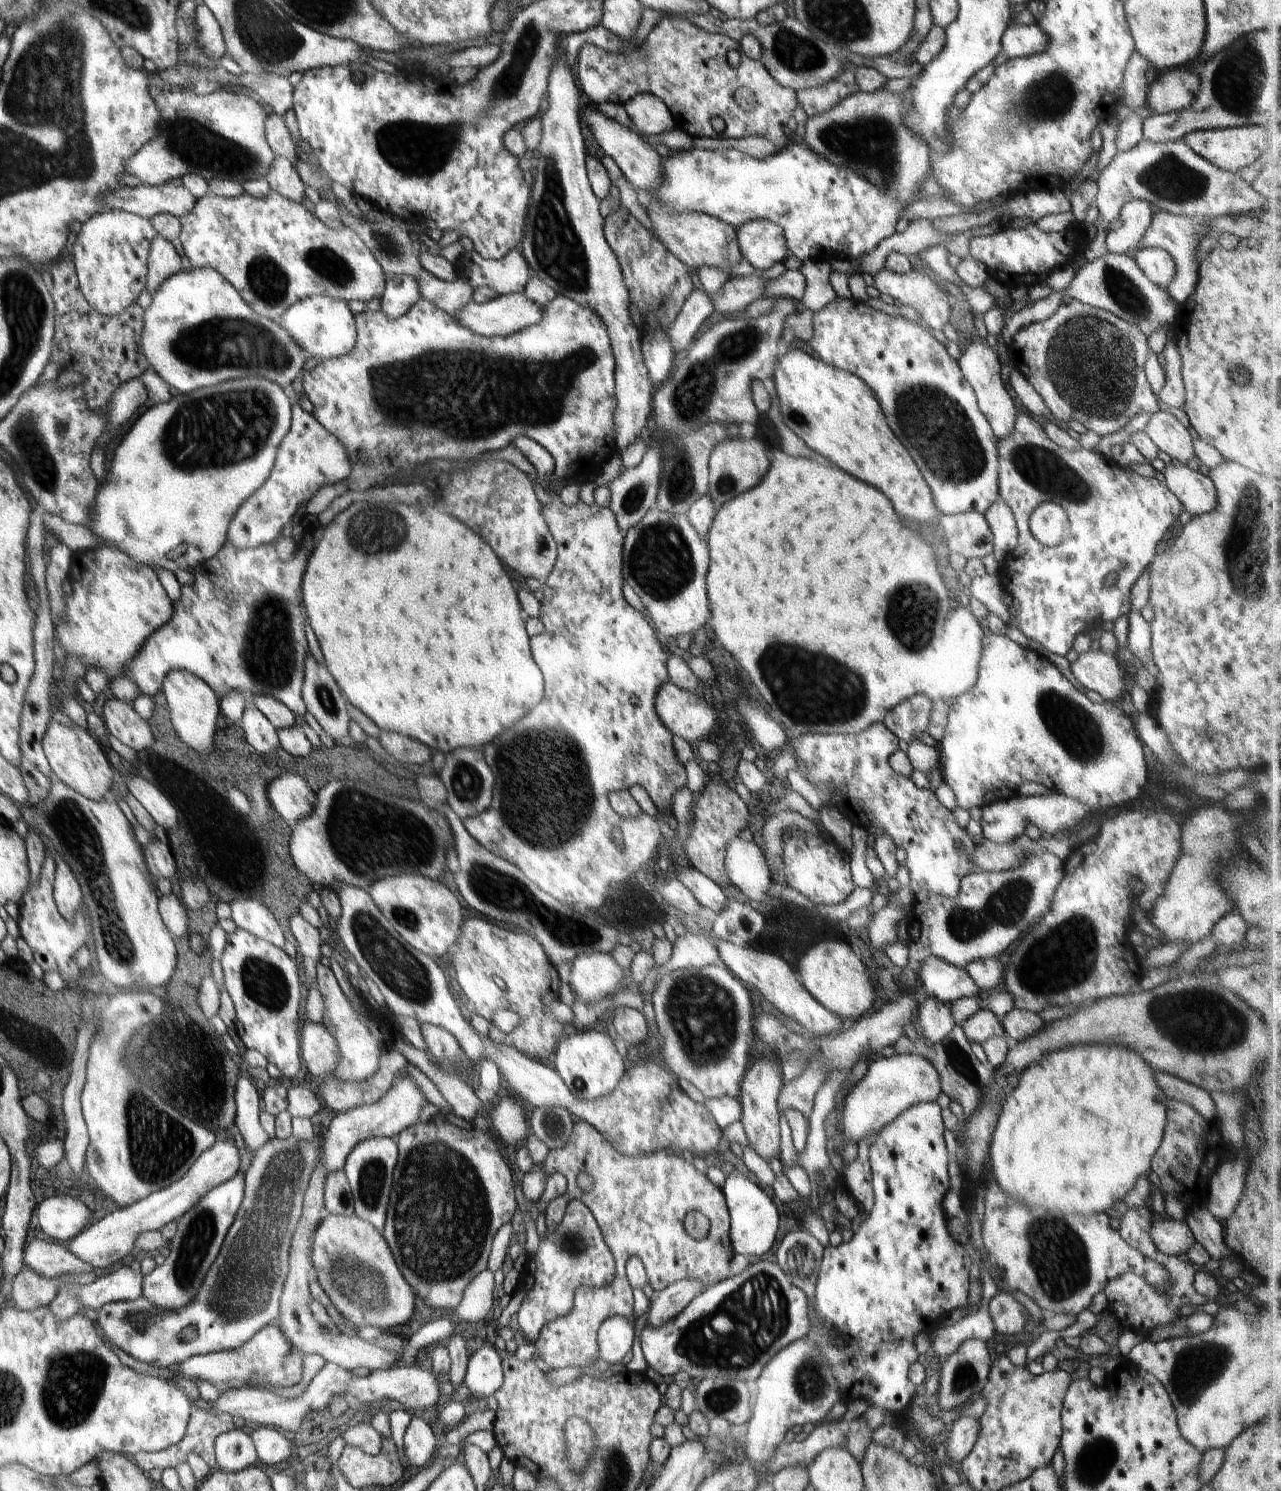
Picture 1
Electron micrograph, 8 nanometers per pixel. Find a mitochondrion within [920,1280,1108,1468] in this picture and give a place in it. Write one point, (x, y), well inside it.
(965, 1378)

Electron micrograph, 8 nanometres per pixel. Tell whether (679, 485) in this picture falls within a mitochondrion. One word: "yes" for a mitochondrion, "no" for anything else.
yes

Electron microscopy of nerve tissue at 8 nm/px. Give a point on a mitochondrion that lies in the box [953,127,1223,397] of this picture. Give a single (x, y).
(1170, 180)

